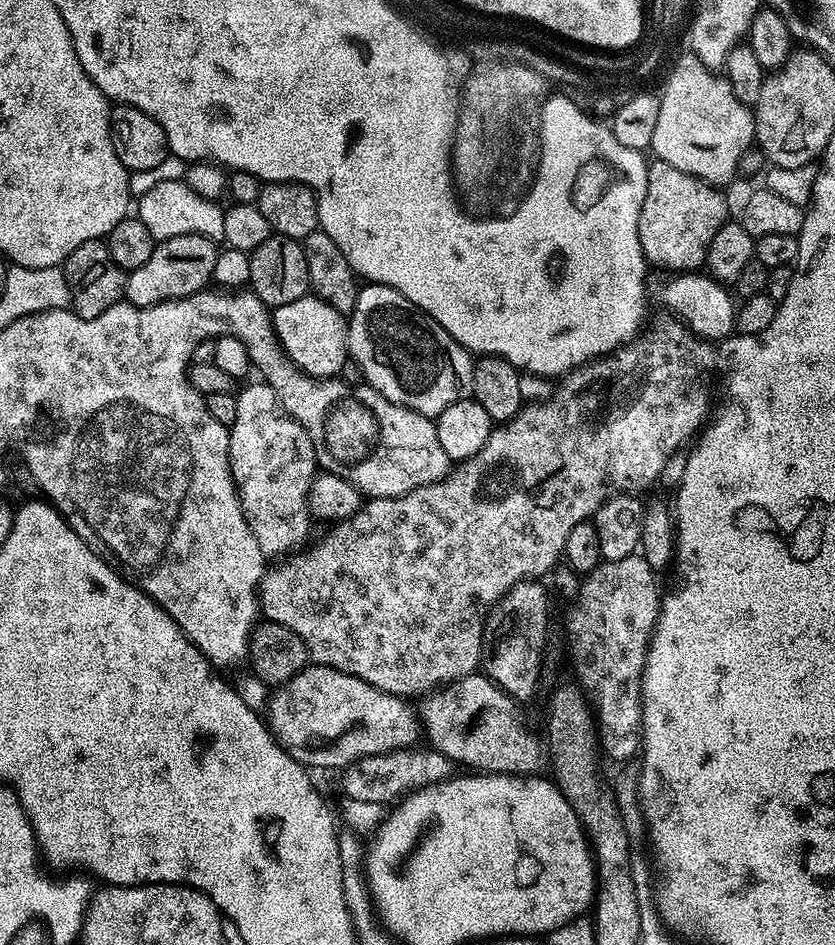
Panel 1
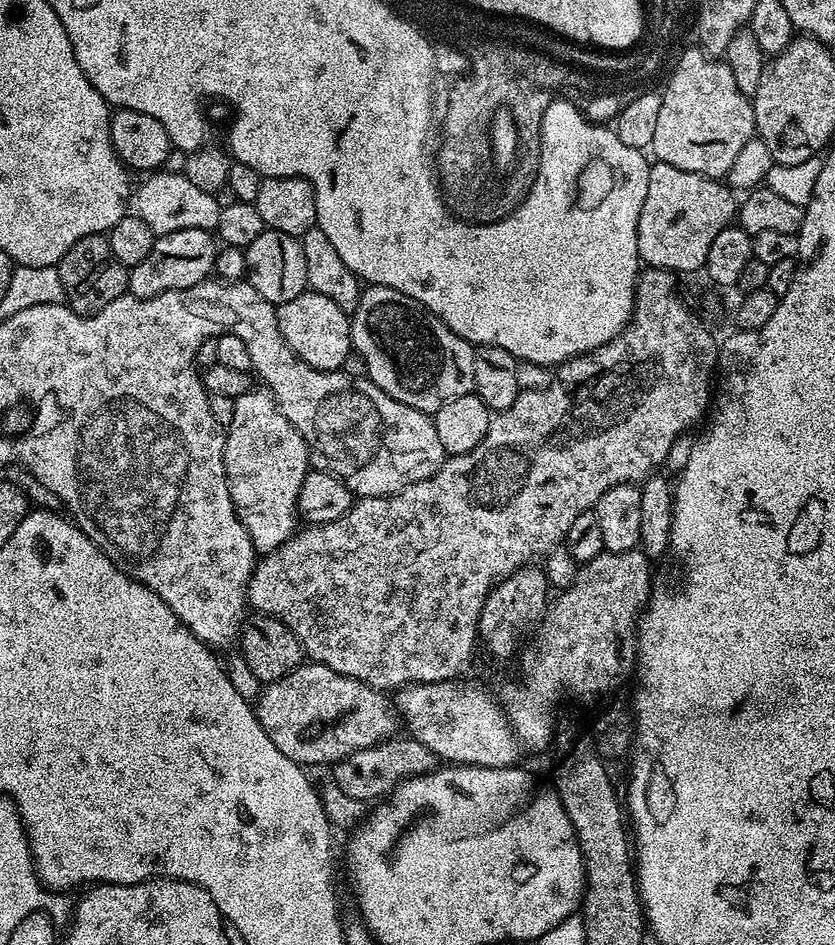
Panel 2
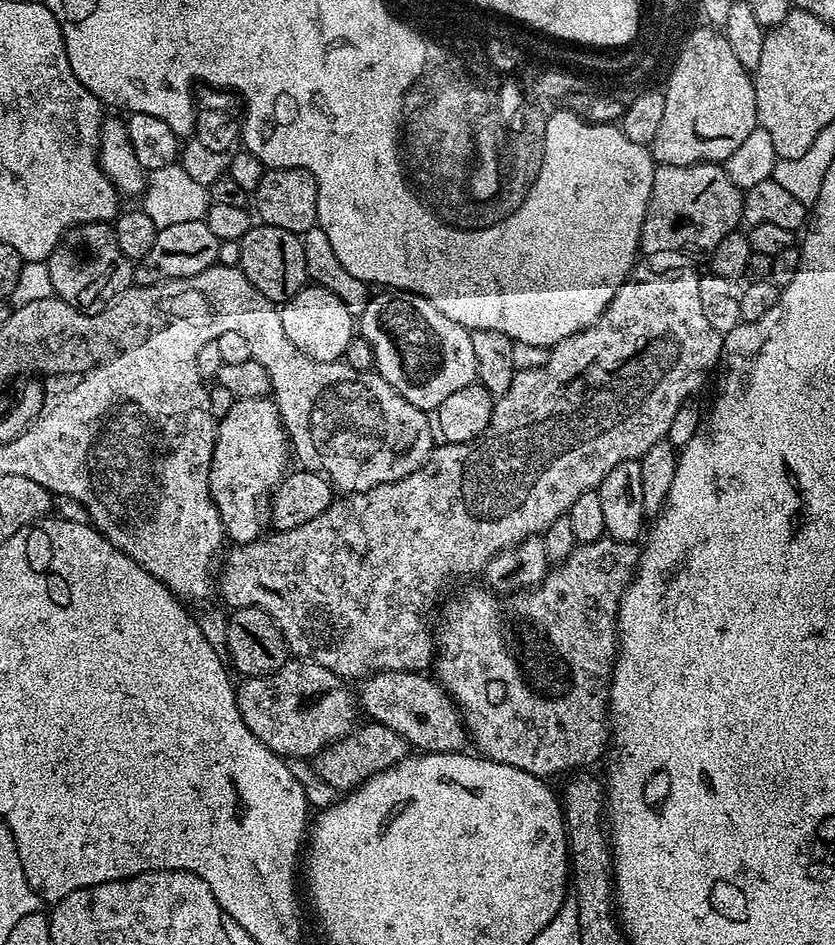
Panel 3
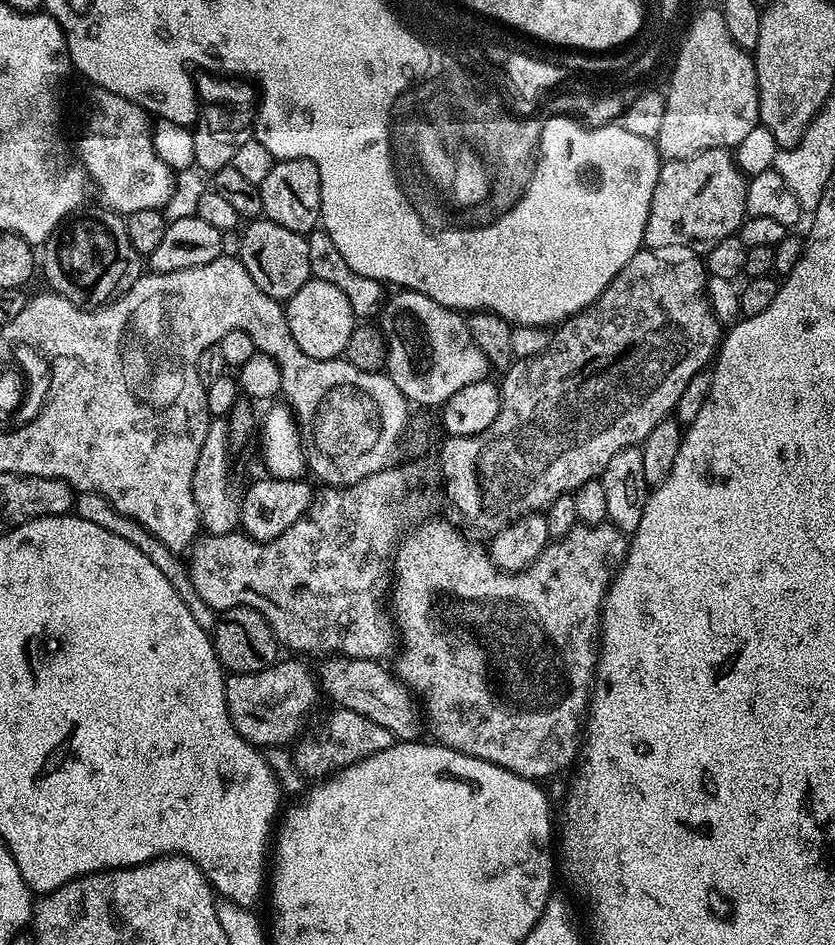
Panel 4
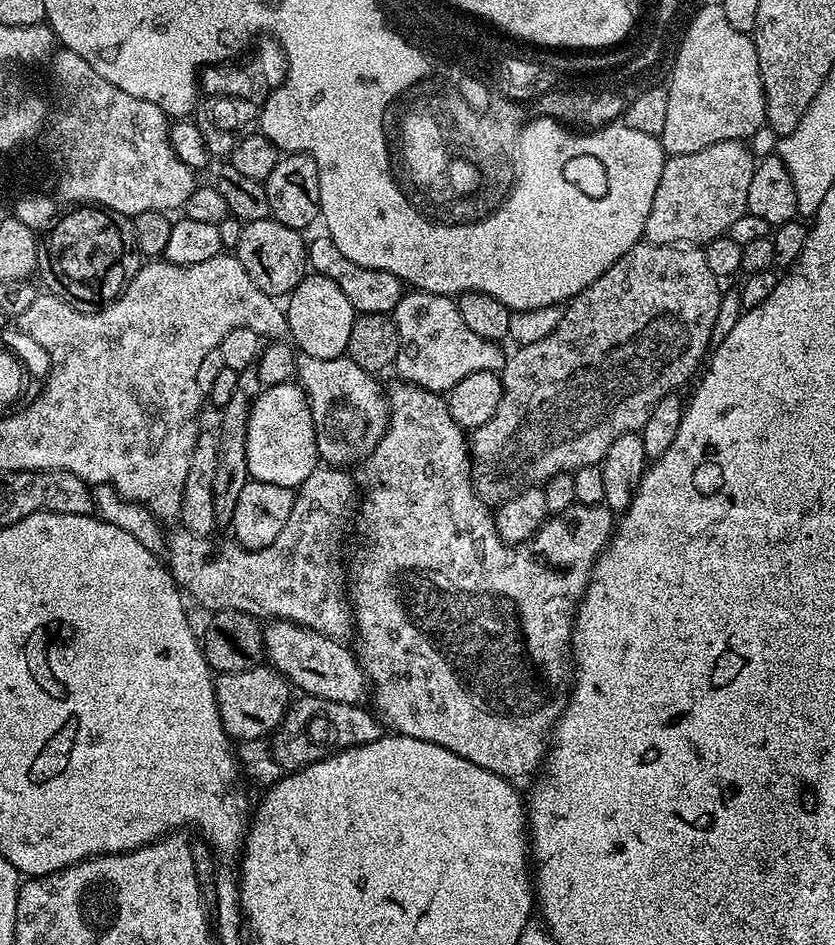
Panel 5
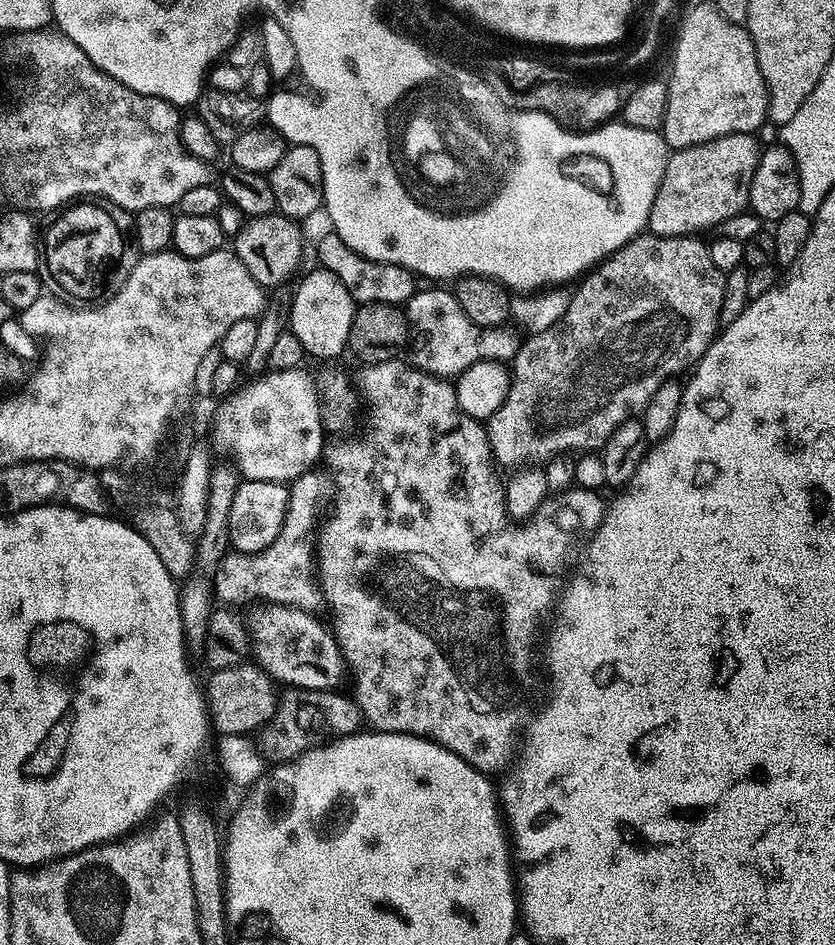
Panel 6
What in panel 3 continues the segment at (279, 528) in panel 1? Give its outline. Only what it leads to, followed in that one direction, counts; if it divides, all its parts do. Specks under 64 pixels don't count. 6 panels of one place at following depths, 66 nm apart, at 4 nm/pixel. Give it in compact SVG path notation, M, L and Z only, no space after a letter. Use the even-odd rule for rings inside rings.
M237 399L230 411L219 417L208 481L227 539L233 545L261 539L264 524L266 528L266 505L289 471L288 456L290 460L288 429L284 427L275 399Z

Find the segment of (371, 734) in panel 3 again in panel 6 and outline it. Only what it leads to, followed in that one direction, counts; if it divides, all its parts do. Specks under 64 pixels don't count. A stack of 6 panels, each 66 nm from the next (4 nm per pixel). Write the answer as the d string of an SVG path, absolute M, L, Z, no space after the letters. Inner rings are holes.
M288 688L277 699L276 709L268 723L259 729L258 749L269 765L284 764L295 760L310 748L319 748L342 736L354 736L362 728L360 708L351 695L339 696L336 690L310 690Z

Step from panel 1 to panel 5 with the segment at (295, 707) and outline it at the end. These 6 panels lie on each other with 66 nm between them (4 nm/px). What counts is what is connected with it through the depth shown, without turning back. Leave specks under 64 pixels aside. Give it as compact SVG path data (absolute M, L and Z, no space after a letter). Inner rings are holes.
M257 666L241 672L222 672L215 677L216 701L222 726L233 741L263 740L271 737L284 721L290 703L290 683L271 666Z

